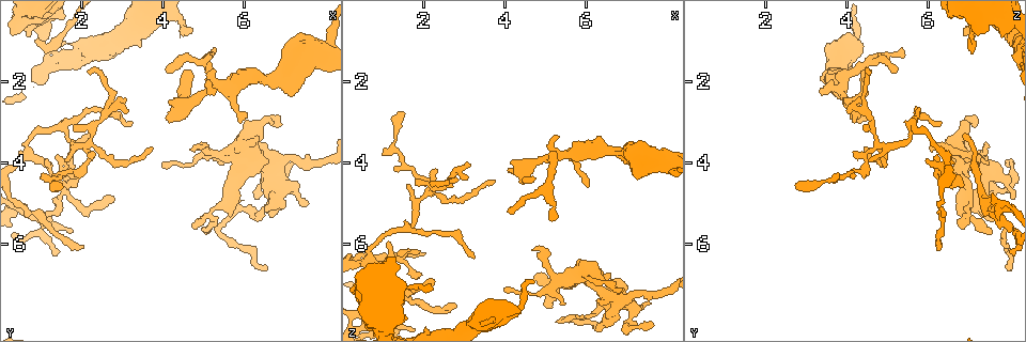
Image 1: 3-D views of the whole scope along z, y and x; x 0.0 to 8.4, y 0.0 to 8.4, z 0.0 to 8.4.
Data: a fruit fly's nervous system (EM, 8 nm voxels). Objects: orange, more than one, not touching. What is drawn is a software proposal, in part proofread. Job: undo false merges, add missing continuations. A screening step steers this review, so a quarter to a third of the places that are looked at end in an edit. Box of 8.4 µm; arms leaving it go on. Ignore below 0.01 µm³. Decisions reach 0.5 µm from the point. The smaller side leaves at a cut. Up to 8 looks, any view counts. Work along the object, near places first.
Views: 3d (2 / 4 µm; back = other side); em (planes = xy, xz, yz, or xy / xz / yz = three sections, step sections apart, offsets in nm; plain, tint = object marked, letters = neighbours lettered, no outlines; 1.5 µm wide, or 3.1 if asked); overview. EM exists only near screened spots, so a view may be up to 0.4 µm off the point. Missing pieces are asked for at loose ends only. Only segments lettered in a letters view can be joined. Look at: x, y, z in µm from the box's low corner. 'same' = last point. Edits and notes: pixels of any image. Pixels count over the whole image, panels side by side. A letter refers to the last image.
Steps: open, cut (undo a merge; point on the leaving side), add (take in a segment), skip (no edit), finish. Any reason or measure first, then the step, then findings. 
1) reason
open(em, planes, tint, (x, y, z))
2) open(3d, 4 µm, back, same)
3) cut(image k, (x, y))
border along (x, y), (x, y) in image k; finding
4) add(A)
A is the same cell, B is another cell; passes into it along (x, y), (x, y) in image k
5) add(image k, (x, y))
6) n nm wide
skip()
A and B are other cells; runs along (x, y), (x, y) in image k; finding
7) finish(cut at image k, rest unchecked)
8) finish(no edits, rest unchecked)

calibre changes
open(3d, 2 µm, (7.10, 4.60, 7.95))

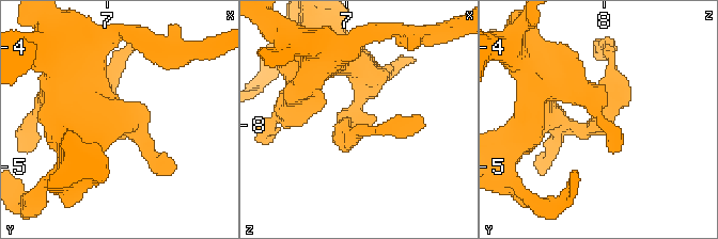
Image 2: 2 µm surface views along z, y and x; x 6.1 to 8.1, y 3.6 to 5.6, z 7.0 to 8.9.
open(em, planes, plain, (7.08, 4.62, 7.94))

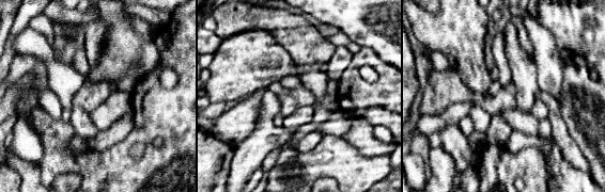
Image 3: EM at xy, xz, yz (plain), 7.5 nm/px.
what lies round it
open(em, planes, letters, same)

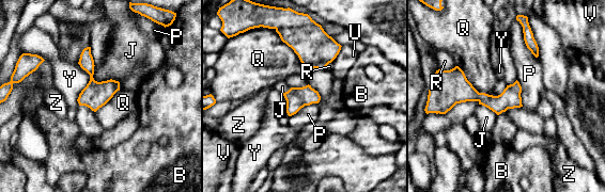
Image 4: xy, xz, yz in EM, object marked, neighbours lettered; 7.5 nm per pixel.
Q touches over 500 nm
skip()
B, J, P, Q, R, U, V, Y and Z are other cells; runs along (446, 90), (518, 104) in image 4; all the same cell

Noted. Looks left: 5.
open(3d, 2 µm, (5.20, 5.30, 7.05))

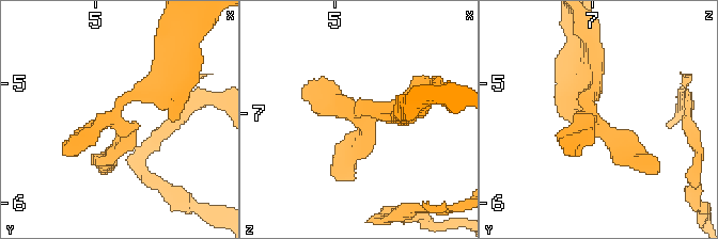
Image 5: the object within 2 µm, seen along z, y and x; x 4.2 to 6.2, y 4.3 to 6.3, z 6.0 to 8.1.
open(em, xz, step 4, tint, (5.16, 5.28, 6.98))

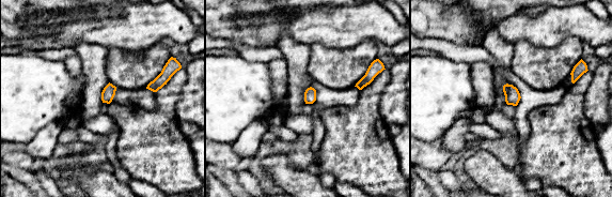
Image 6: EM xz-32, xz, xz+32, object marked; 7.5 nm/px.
another direction
open(em, planes, letters, same)

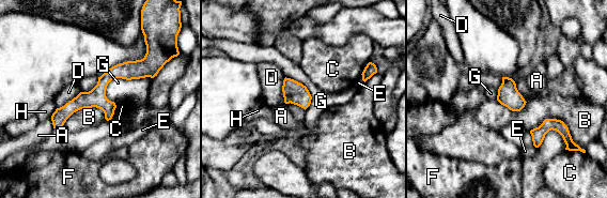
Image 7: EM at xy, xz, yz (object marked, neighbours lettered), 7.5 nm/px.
skip()
A, B, C, D, E, F, G and H are other cells; border along (152, 77), (113, 78), (105, 95) in image 7; one cell here

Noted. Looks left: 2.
small branch off a trunk
open(em, planes, tint, (5.25, 2.10, 3.90))

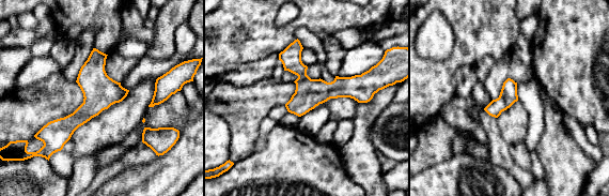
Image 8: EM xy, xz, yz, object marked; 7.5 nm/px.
see the neighbours
open(em, planes, letters, same)

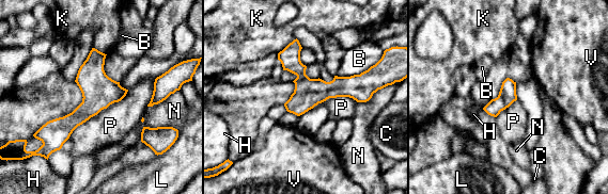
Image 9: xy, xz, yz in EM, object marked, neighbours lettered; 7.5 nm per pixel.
130 nm wide; P touches over 600 nm
skip()
B, C, H, K, L, N, P and V are other cells; continuous, no second cell

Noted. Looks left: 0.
finish(no edits, rest unchecked)

